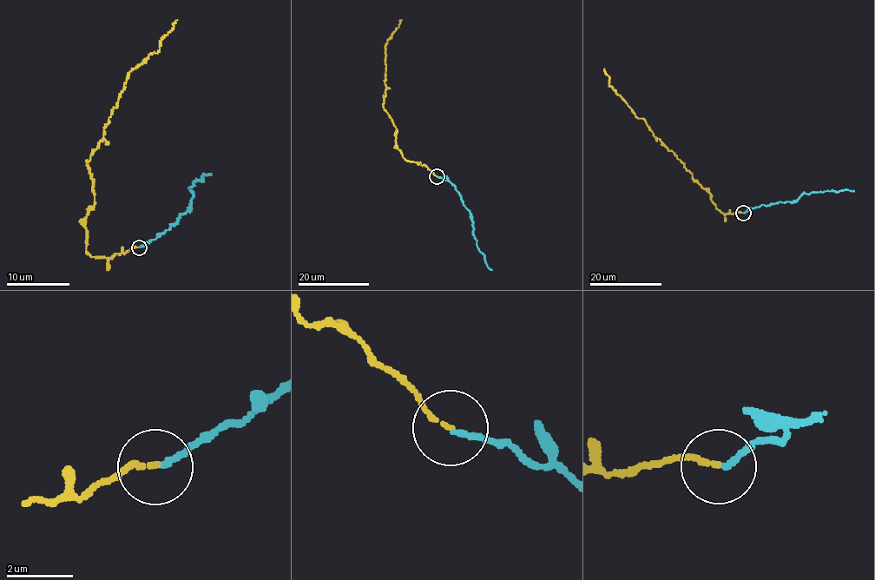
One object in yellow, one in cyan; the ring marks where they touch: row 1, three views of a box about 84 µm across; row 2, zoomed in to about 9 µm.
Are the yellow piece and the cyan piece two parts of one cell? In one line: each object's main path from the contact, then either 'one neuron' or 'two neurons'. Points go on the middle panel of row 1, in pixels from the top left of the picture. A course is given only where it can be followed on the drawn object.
yellow runs (437, 176), (424, 165), (402, 156), (397, 147), (396, 127), (383, 107), (384, 47), (402, 20); cyan runs (437, 177), (450, 181), (460, 196), (470, 214), (478, 249), (491, 270); one neuron

